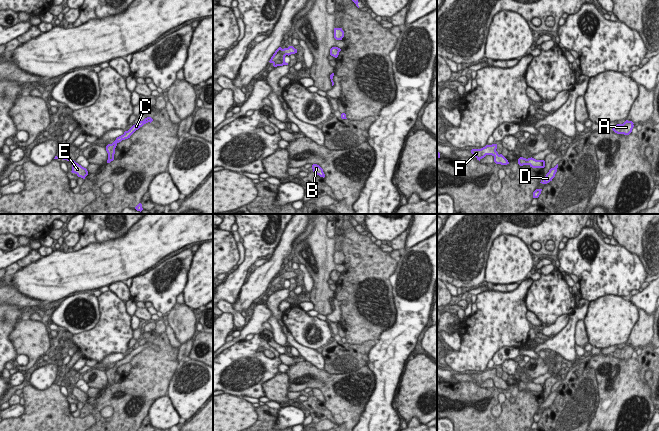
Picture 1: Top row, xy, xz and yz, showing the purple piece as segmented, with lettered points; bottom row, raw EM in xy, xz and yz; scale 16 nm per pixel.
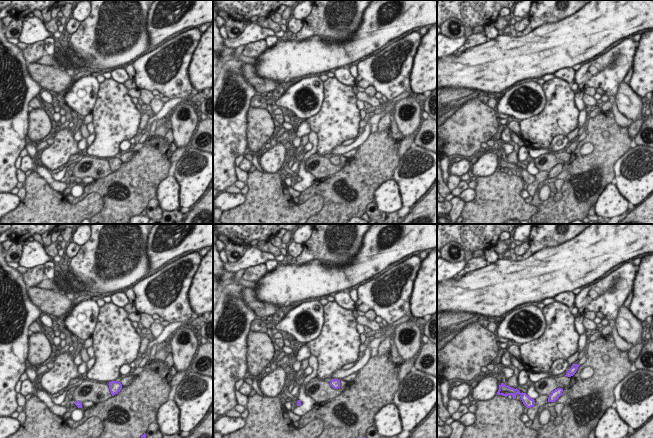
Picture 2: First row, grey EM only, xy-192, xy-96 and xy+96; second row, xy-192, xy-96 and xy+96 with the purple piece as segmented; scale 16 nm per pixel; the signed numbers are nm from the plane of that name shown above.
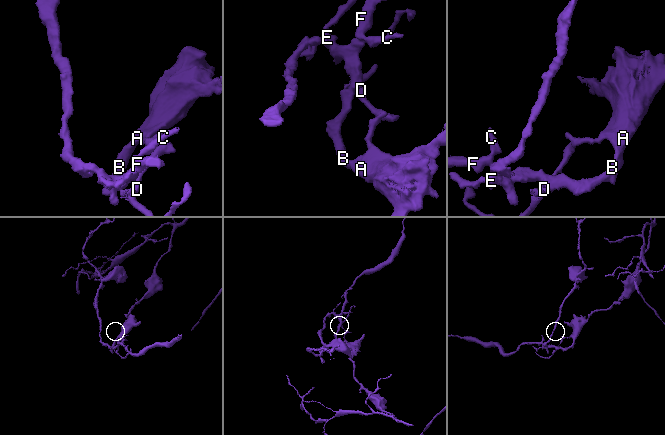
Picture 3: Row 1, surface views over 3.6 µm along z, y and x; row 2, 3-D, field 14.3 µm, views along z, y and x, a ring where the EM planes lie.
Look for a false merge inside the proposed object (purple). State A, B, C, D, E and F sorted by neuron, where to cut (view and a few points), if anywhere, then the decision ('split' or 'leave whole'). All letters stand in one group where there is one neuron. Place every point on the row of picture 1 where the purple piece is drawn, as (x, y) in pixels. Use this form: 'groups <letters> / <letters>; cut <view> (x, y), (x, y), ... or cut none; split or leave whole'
groups A B C D E F; cut none; leave whole

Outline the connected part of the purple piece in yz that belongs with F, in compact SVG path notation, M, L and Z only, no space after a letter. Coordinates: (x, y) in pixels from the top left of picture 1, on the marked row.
M492 144L492 145L486 145L481 149L472 149L471 153L479 161L486 155L492 155L494 157L494 162L496 164L501 164L501 165L509 164L508 160L502 154L499 155L496 149L497 149L497 144Z

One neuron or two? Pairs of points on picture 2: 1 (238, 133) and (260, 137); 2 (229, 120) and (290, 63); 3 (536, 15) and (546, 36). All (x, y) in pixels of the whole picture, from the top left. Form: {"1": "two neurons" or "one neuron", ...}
{"1": "two neurons", "2": "two neurons", "3": "two neurons"}

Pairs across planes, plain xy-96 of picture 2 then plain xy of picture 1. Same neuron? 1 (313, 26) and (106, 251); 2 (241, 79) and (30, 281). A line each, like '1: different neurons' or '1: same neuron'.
1: different neurons
2: different neurons

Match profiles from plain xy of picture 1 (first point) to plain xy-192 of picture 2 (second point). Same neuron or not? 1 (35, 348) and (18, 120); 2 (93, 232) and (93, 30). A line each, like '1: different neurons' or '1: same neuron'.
1: different neurons
2: same neuron

